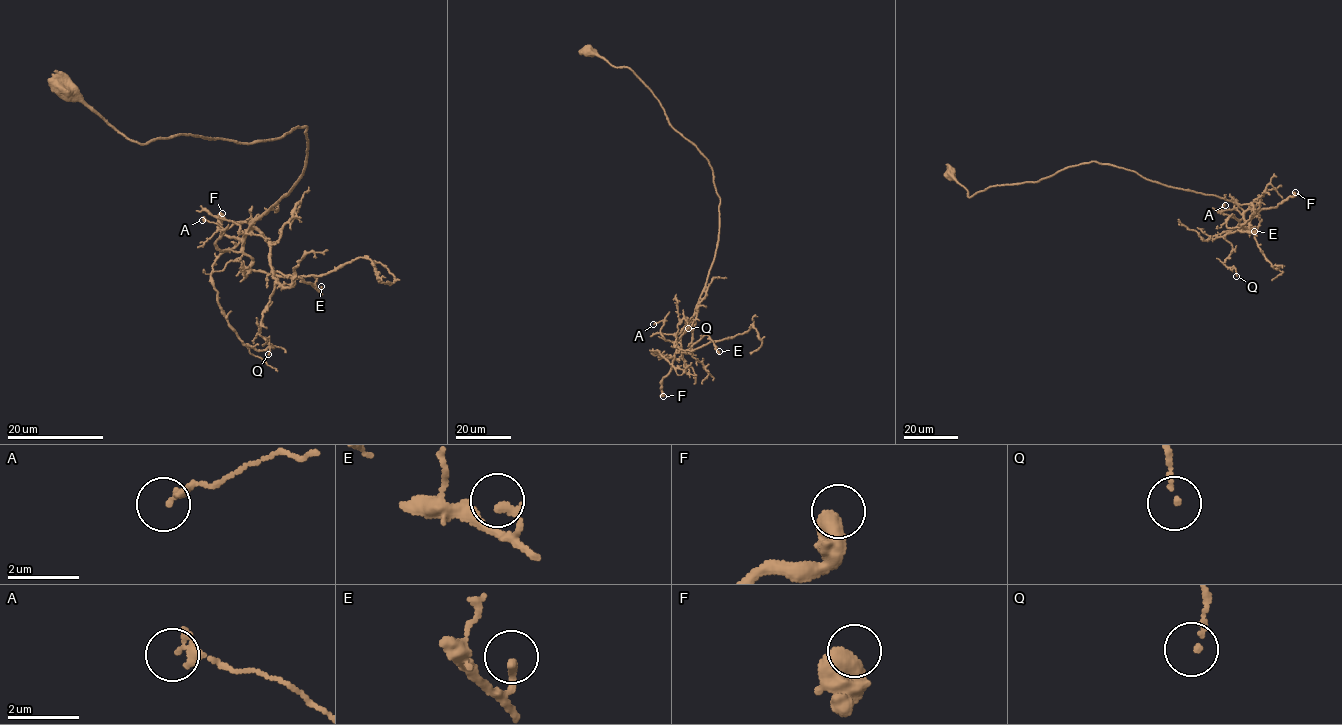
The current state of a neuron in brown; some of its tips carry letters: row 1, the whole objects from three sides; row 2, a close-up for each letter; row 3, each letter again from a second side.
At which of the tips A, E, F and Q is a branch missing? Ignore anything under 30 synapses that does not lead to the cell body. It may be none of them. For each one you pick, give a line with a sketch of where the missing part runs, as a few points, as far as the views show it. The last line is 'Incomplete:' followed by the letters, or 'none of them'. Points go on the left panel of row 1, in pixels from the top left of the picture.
F: course (222, 213), (239, 217), (271, 208), (309, 173), (367, 146), (423, 95), (438, 78)
Incomplete: F

